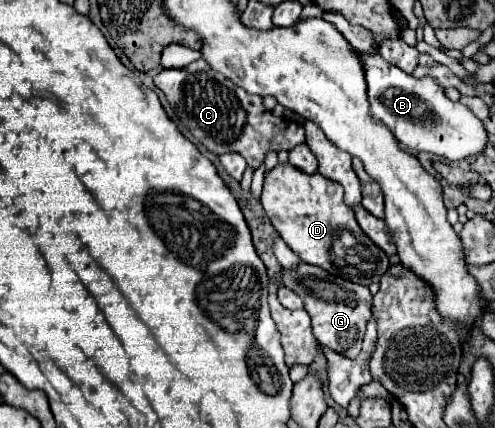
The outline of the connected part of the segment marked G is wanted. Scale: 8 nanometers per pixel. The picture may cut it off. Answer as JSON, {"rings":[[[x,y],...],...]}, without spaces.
{"rings":[[[300,262],[298,268],[292,272],[284,270],[282,282],[290,290],[294,290],[300,298],[304,298],[304,302],[306,302],[304,308],[312,316],[314,336],[322,346],[326,346],[342,356],[348,356],[348,358],[356,358],[360,354],[366,324],[372,316],[372,294],[366,286],[354,284],[344,278],[336,278],[334,274],[330,274],[318,266],[306,264],[306,262]]]}

